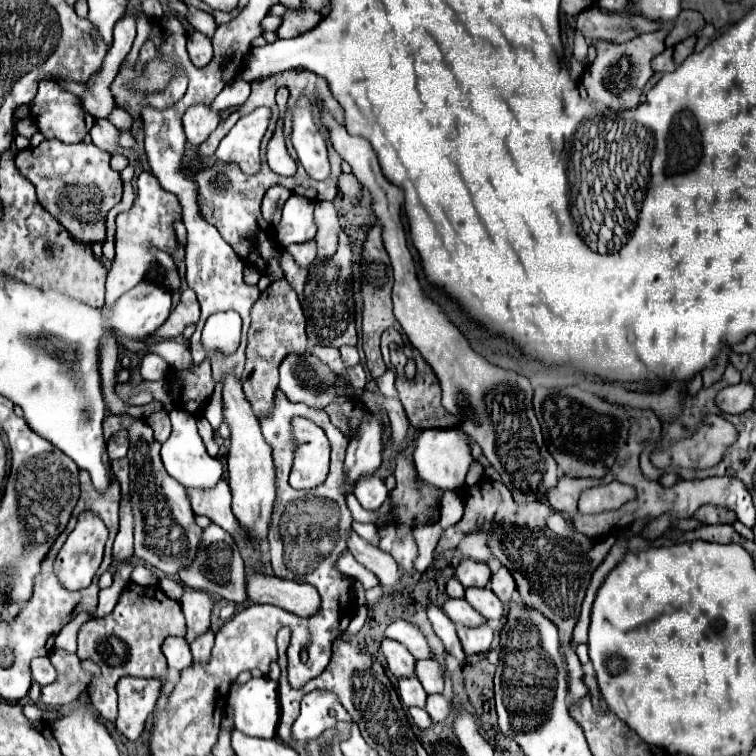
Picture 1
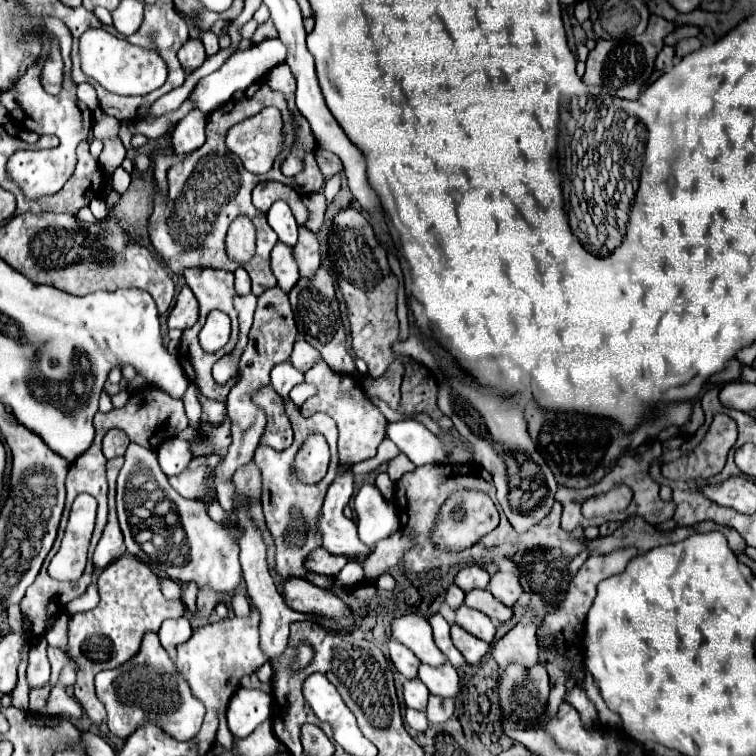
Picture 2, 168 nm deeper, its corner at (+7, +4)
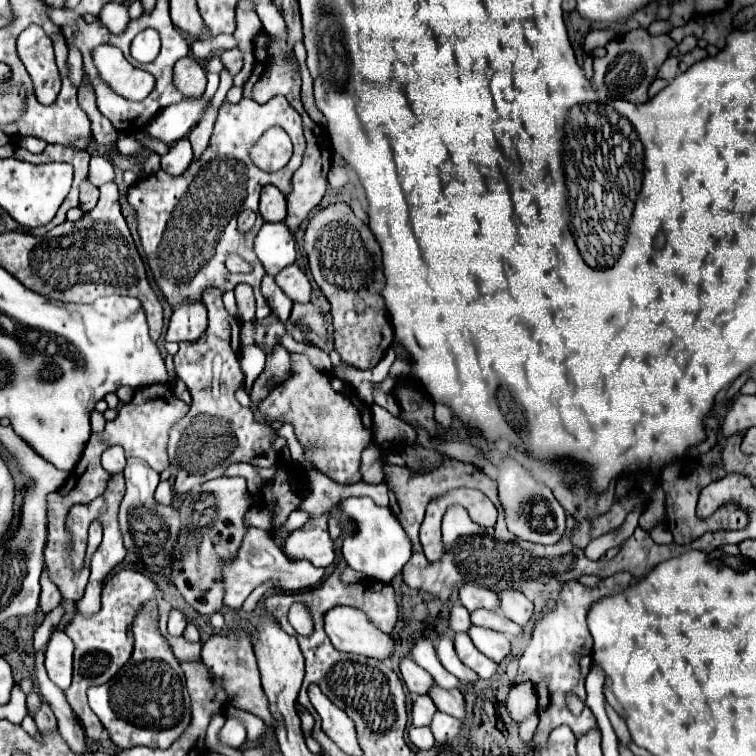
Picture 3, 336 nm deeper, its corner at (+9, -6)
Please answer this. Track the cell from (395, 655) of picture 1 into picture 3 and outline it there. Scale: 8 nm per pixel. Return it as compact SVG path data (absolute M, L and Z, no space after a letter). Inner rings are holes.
M401 658L401 676L409 688L411 694L429 694L429 690L433 688L435 680L431 678L431 674L427 670L423 670L421 666L417 666L411 658Z

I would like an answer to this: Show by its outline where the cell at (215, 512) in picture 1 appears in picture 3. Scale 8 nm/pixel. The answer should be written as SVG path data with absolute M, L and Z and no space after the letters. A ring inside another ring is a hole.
M159 482L157 490L155 490L155 500L159 504L171 504L175 500L175 494L171 492L171 484L169 482Z

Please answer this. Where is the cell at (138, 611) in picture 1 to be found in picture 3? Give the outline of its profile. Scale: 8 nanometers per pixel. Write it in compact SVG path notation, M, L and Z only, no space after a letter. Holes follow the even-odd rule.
M121 570L113 574L111 578L105 580L103 584L103 594L101 594L101 610L89 618L85 616L75 616L71 624L65 626L65 634L73 640L75 652L73 652L73 684L69 690L65 690L67 702L71 704L73 712L77 714L85 734L91 740L101 740L107 736L105 726L97 718L97 714L89 708L87 704L87 690L91 686L105 684L111 680L121 666L131 658L133 652L133 634L131 634L131 624L133 616L141 608L145 600L155 598L155 588L157 584L141 574L141 572L131 572L131 570Z

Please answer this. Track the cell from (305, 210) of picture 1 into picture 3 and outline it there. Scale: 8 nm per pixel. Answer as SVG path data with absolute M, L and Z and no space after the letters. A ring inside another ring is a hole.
M265 222L255 236L255 254L267 274L277 276L285 266L295 262L295 240L283 222Z

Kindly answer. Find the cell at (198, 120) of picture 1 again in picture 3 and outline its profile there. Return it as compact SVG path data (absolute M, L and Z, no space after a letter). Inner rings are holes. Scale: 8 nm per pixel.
M181 138L175 146L171 146L171 150L161 156L161 170L165 170L171 176L181 176L189 164L193 160L193 150L187 138Z

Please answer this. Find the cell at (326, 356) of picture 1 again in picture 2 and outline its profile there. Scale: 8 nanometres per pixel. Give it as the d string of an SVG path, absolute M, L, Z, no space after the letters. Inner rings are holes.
M299 338L295 342L295 348L293 348L293 354L291 354L291 364L295 368L299 368L301 372L307 372L309 368L315 366L315 362L321 358L321 354L305 340L305 338Z

